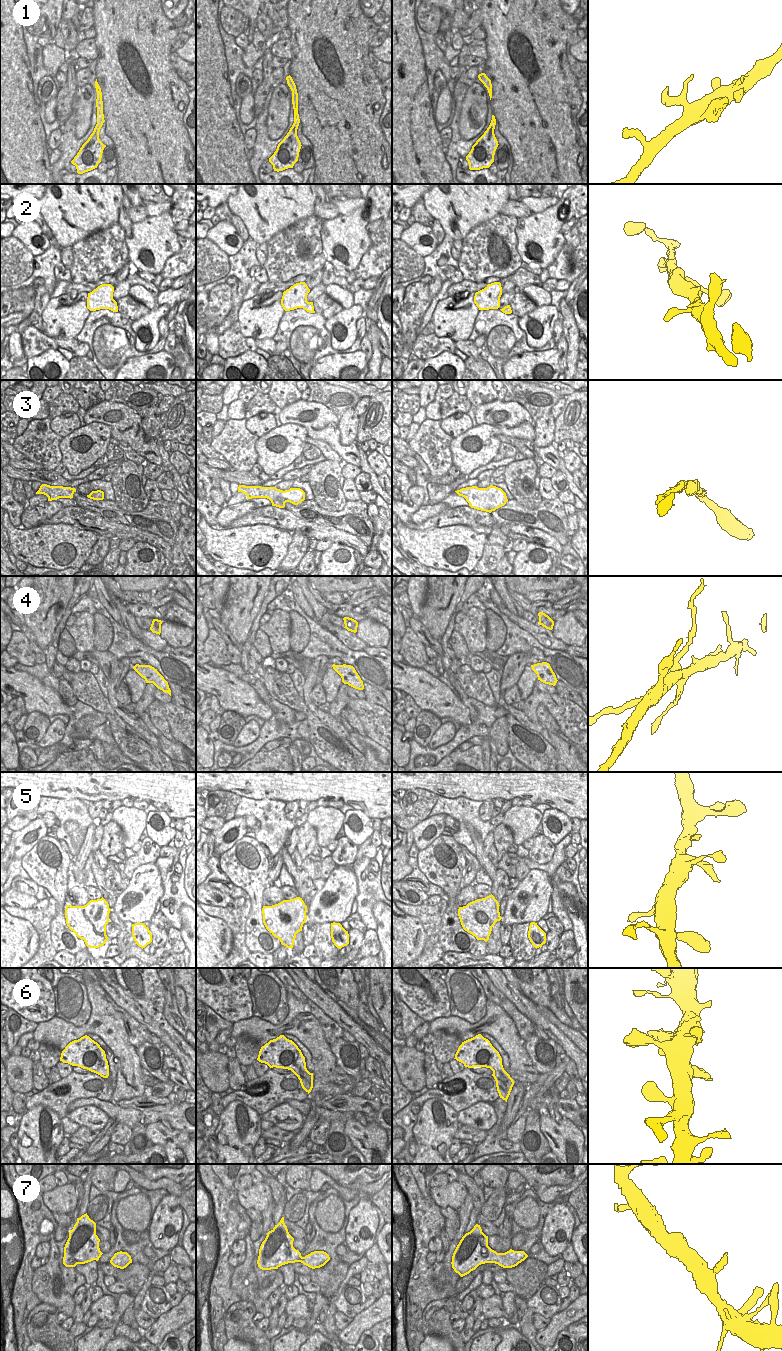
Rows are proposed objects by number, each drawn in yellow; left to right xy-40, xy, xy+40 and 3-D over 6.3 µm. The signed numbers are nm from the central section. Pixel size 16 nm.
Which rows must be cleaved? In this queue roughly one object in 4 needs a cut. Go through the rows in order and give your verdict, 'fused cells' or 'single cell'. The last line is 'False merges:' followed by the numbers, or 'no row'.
1: single cell
2: single cell
3: single cell
4: fused cells
5: single cell
6: single cell
7: single cell
False merges: 4

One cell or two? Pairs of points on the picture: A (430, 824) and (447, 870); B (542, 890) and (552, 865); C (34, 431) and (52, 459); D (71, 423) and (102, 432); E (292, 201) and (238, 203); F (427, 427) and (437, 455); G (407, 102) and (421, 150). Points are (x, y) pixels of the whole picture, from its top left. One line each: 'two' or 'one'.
A: two
B: two
C: one
D: two
E: one
F: one
G: one

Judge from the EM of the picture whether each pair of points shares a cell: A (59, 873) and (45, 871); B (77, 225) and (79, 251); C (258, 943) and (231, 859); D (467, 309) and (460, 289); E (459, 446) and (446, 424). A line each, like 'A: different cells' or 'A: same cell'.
A: same cell
B: different cells
C: same cell
D: different cells
E: different cells

